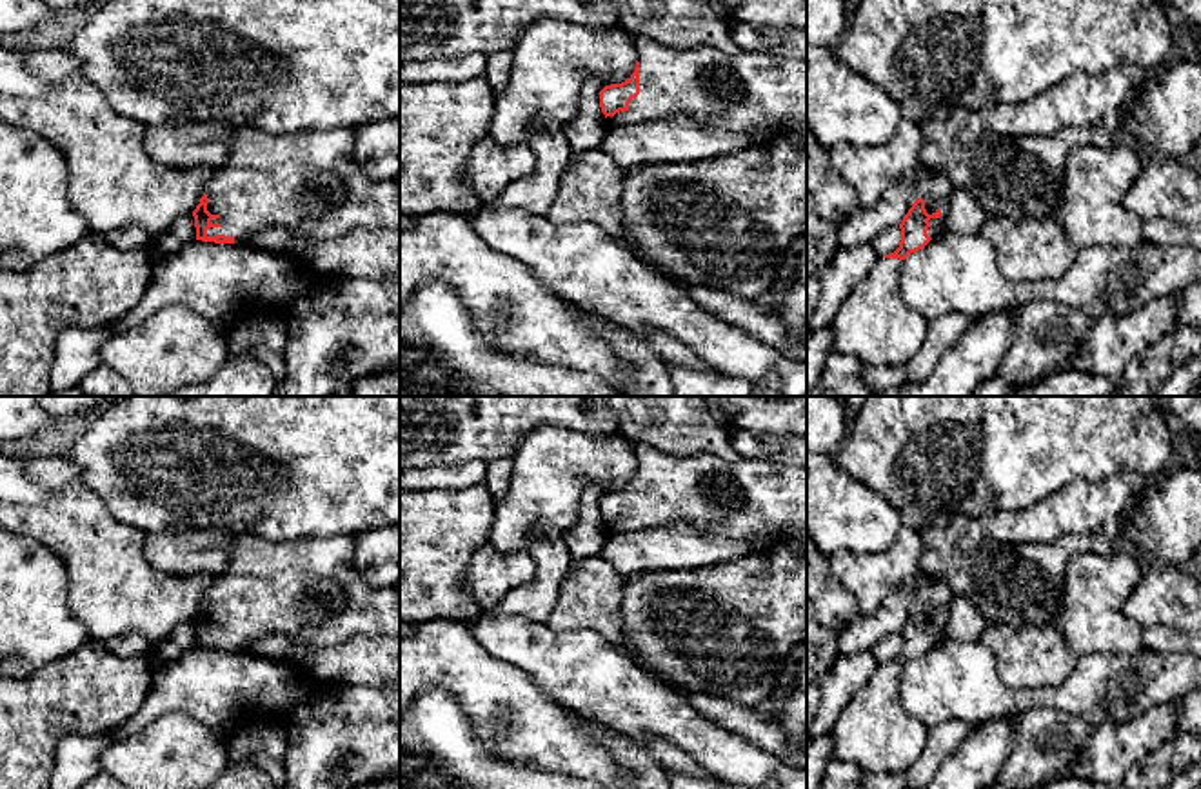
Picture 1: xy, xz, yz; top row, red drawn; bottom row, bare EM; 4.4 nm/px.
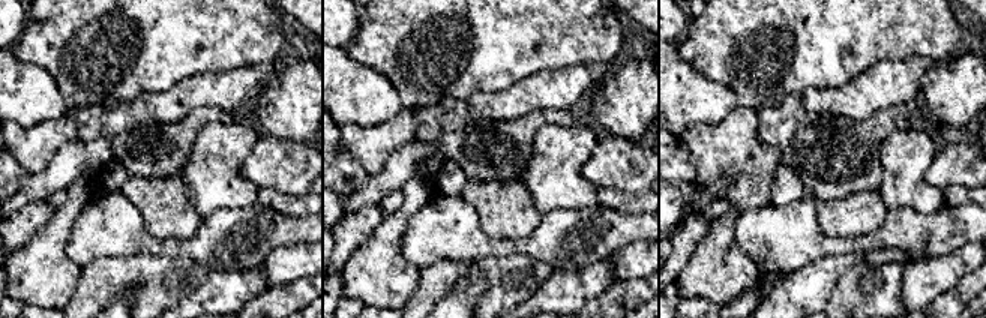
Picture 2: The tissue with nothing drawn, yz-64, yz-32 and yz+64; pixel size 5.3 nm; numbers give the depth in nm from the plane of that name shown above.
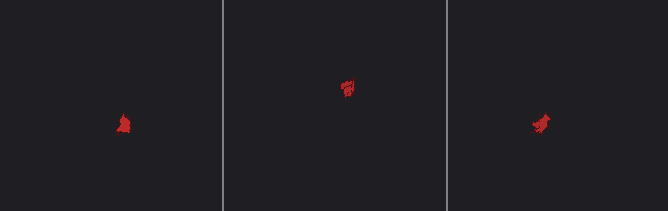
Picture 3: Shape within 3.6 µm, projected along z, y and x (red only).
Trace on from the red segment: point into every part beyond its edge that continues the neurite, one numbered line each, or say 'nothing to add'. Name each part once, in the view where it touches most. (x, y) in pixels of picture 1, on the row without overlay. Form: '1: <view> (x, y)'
1: xy (307, 589)

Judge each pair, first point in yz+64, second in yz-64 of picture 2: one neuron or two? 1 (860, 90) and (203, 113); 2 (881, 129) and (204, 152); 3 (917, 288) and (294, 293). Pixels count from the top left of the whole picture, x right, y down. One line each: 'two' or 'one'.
1: two
2: two
3: two

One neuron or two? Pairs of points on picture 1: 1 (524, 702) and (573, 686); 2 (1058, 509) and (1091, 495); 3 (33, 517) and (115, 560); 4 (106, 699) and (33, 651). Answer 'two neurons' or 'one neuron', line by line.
1: two neurons
2: one neuron
3: one neuron
4: two neurons

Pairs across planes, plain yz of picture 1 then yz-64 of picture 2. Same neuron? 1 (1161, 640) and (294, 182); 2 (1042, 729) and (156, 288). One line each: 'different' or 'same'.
1: different
2: same

